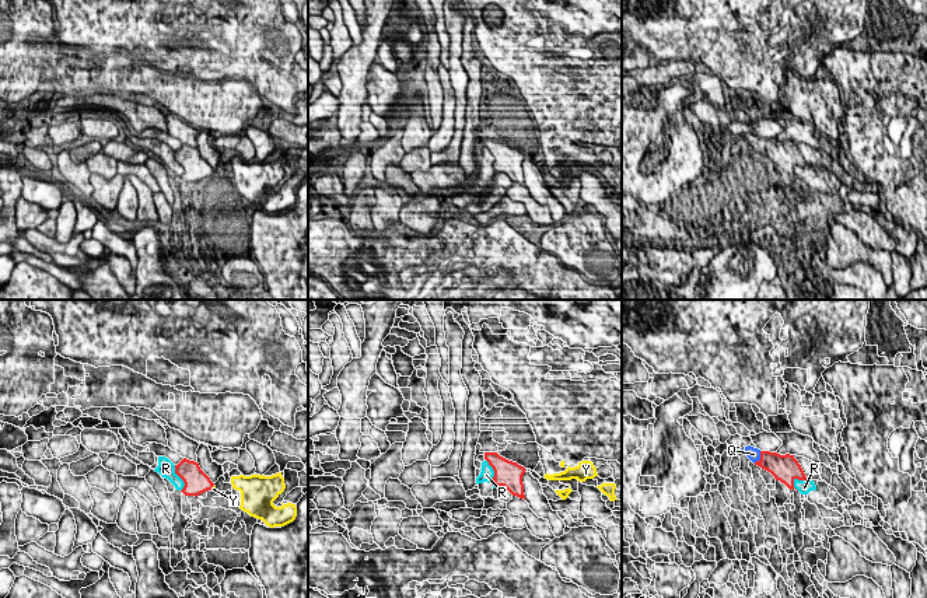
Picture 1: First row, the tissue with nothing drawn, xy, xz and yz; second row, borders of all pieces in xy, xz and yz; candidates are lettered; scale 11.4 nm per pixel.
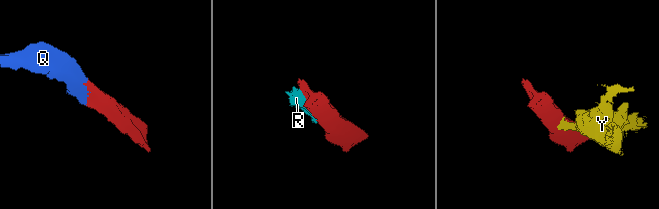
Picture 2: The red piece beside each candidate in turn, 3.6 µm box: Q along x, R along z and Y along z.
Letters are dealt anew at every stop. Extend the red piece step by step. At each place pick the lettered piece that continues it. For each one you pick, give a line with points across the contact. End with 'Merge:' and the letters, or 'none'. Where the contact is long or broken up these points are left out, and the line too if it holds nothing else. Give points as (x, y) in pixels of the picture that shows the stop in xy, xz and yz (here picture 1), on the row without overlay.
Merge: Q

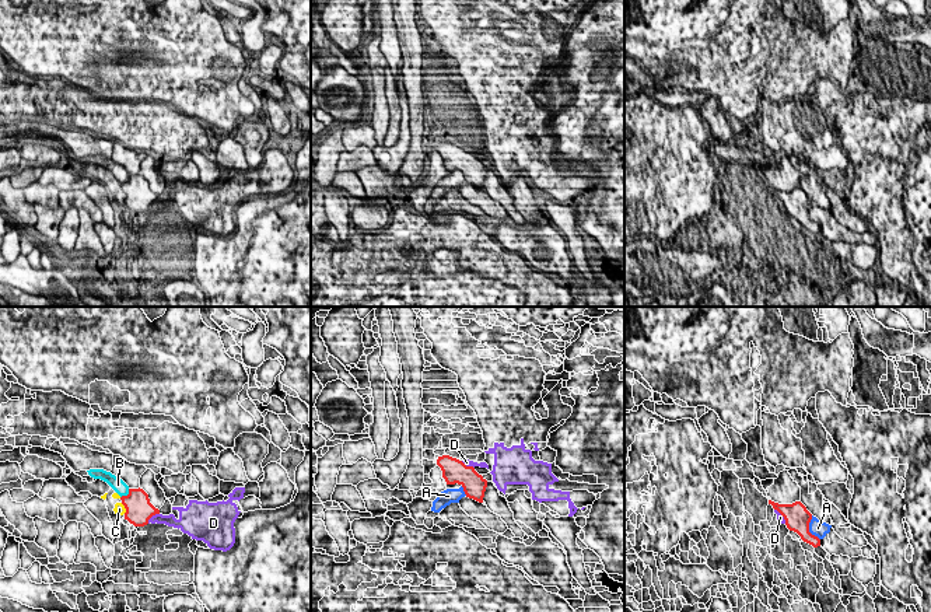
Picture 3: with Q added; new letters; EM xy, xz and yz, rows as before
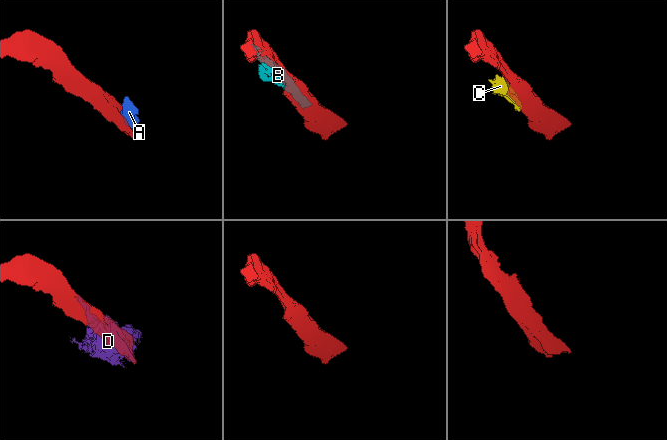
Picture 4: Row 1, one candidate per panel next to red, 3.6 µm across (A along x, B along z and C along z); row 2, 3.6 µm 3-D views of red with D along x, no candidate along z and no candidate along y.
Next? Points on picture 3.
Merge: none

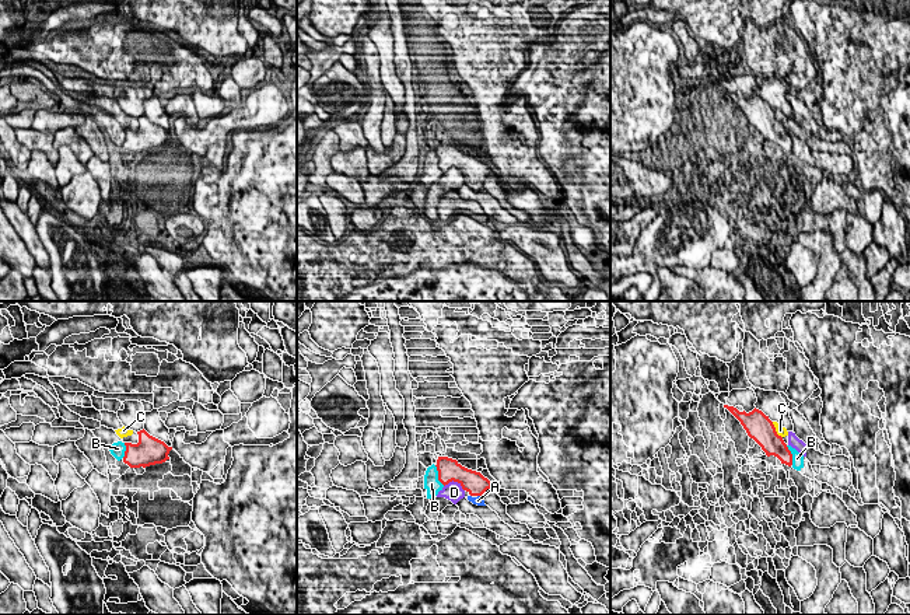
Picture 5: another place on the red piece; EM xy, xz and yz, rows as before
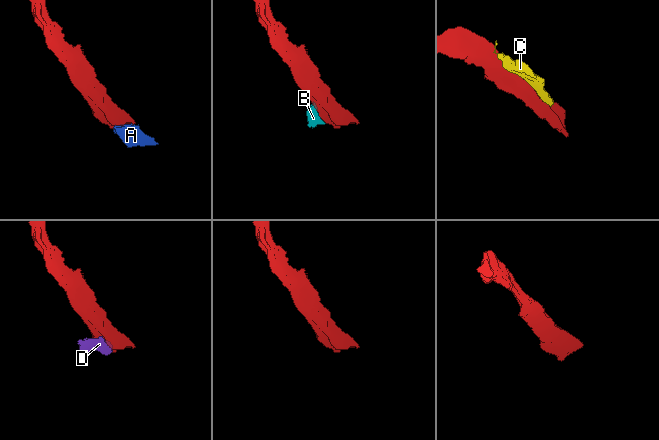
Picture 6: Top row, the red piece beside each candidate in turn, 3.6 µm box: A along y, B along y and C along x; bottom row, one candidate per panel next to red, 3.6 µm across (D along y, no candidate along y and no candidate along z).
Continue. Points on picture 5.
Merge: A

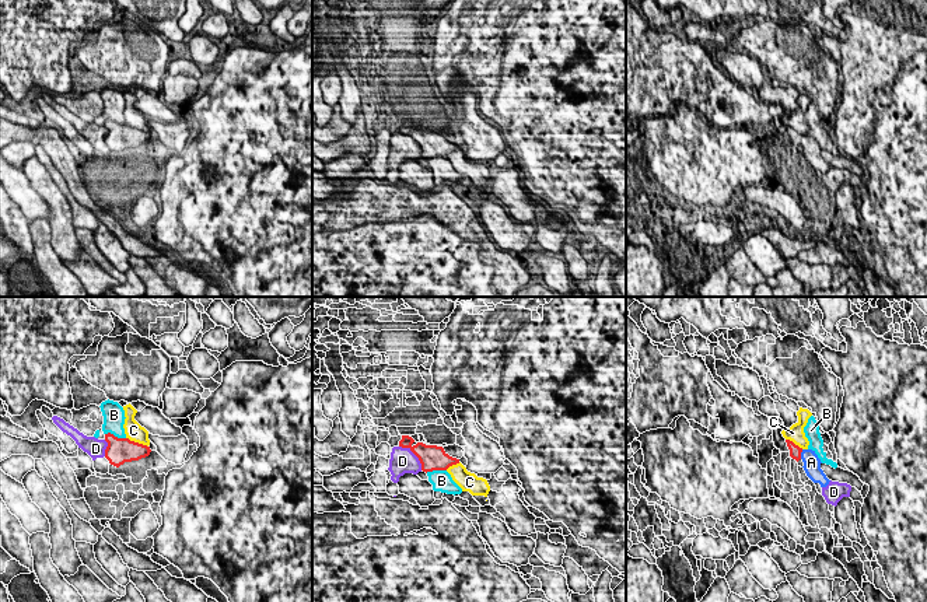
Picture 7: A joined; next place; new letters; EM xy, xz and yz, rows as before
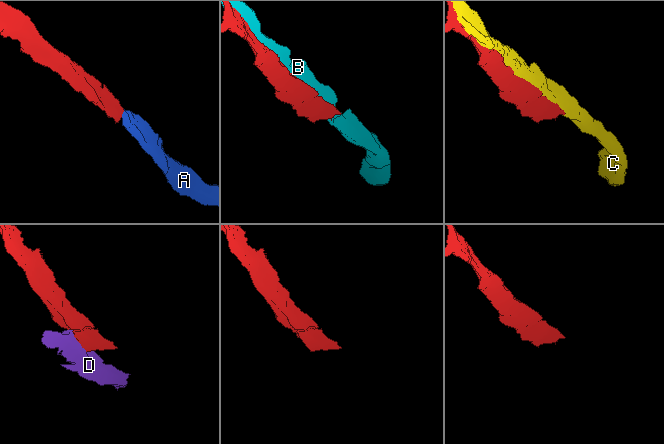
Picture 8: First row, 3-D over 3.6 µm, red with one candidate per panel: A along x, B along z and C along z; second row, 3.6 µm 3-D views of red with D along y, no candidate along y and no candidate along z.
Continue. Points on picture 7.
A: across yz (796, 137), (800, 140), (811, 149)
Merge: A

